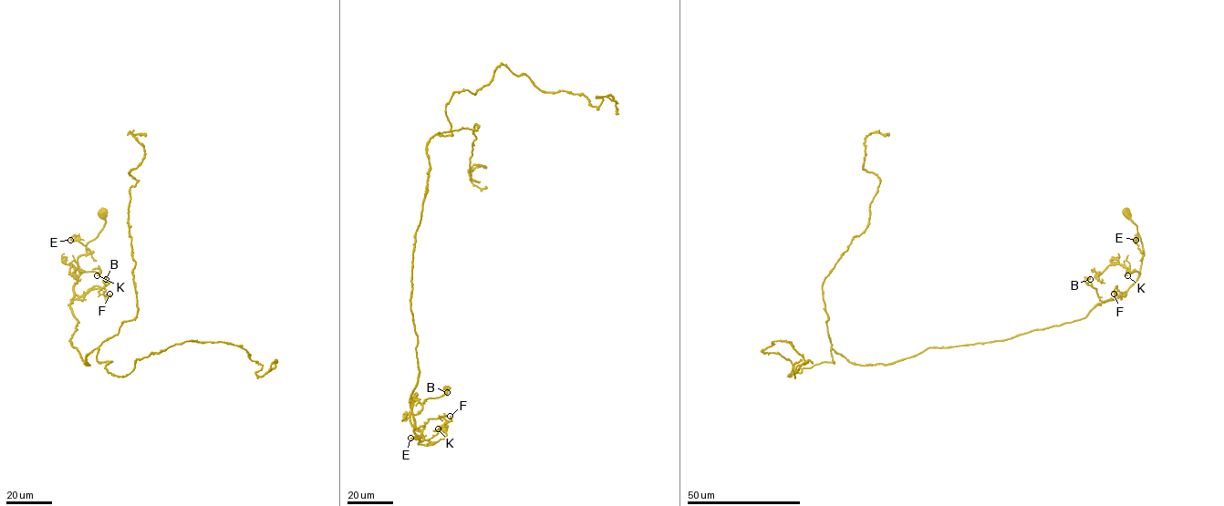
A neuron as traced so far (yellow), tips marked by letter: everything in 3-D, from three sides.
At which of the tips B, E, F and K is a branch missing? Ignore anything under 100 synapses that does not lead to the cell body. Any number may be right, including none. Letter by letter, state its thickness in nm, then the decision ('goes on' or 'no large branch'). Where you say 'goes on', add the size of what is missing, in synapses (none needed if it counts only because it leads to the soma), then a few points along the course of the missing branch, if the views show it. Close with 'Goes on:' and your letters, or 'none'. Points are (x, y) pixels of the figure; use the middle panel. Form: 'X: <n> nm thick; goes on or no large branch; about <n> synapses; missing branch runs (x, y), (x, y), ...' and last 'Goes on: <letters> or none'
B: 190 nm thick; no large branch
E: 190 nm thick; no large branch
F: 120 nm thick; no large branch
K: 190 nm thick; no large branch
Goes on: none

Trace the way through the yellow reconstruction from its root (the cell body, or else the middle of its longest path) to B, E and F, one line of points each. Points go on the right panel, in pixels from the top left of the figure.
B: (1128, 212), (1144, 252), (1138, 279), (1123, 295), (1104, 301), (1088, 283), (1086, 278), (1090, 279)
E: (1128, 212), (1136, 227), (1143, 252), (1134, 241), (1137, 236), (1135, 240)
F: (1128, 212), (1136, 227), (1144, 254), (1139, 276), (1126, 294), (1117, 286), (1114, 292), (1119, 295), (1114, 294)

